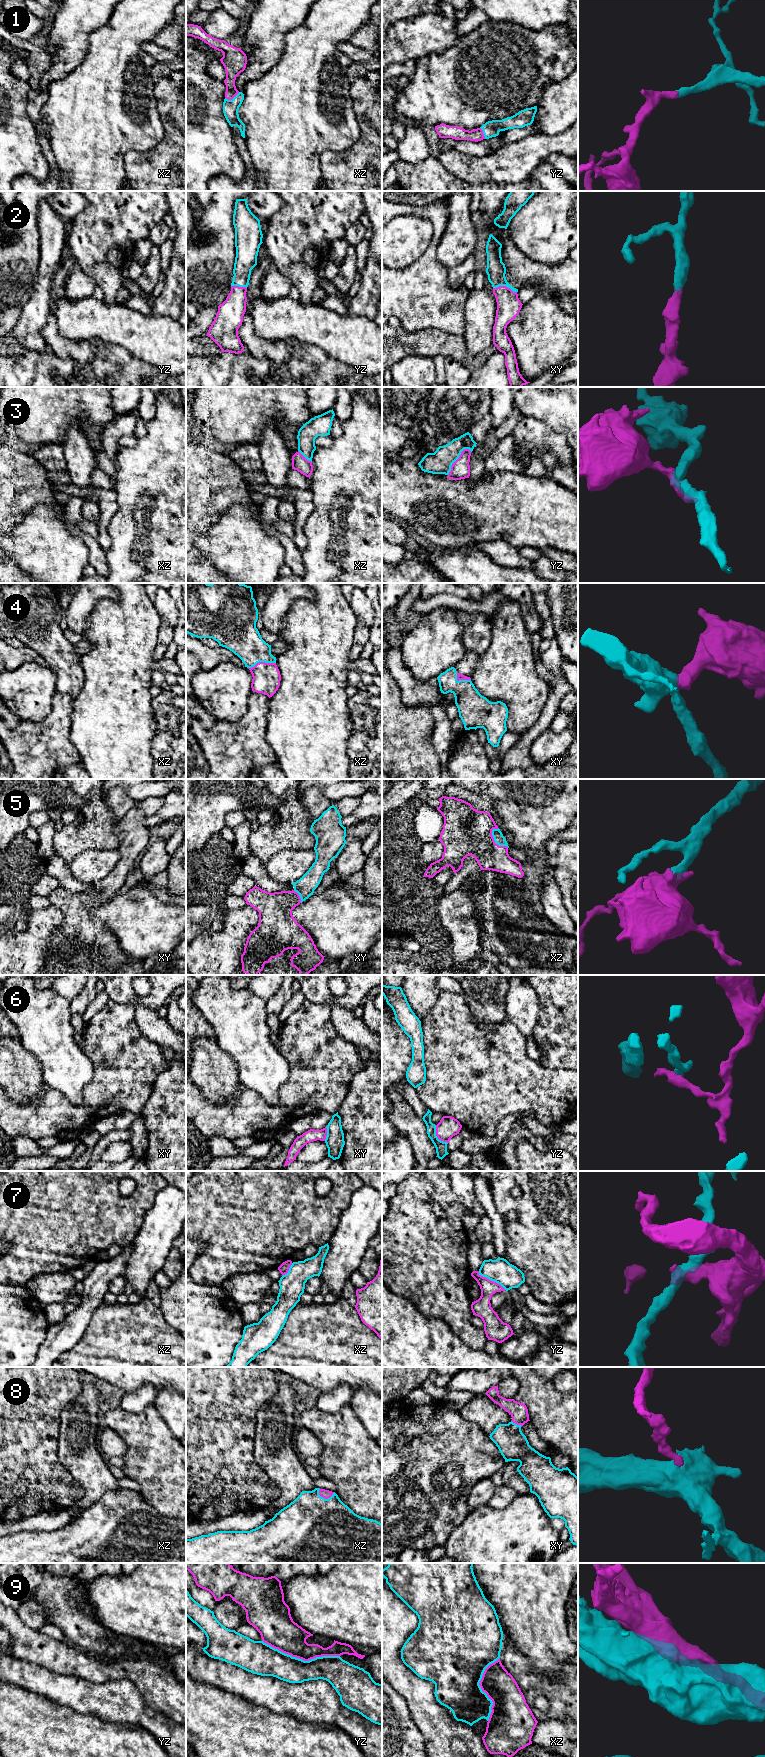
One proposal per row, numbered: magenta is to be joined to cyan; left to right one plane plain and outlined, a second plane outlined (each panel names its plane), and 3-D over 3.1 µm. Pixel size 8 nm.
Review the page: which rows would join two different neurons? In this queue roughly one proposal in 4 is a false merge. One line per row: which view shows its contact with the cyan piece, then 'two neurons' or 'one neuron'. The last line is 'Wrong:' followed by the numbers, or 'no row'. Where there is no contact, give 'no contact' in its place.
1: meets cyan in xz; one neuron
2: meets cyan in xy; one neuron
3: meets cyan in yz; two neurons
4: meets cyan in xz; one neuron
5: meets cyan in xz; one neuron
6: meets cyan in yz; two neurons
7: meets cyan in yz; two neurons
8: meets cyan in xz; one neuron
9: meets cyan in yz; two neurons
Wrong: 3, 6, 7, 9

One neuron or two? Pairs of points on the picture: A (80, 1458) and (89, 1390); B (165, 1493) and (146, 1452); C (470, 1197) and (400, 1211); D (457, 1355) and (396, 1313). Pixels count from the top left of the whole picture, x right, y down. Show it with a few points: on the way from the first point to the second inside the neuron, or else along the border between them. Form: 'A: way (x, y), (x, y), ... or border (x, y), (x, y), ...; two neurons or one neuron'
A: way (78, 1441), (79, 1421), (85, 1407); one neuron
B: way (165, 1483), (165, 1471), (156, 1462); one neuron
C: border (450, 1181), (452, 1190), (465, 1208); two neurons
D: way (441, 1355), (435, 1355), (409, 1329); one neuron

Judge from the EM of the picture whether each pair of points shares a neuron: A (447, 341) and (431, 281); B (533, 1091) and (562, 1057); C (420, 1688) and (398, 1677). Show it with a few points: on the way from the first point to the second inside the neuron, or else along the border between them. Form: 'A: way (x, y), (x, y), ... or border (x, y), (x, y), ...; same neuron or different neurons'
A: border (421, 329), (438, 328), (462, 336); different neurons
B: border (538, 1061), (547, 1068), (567, 1069); different neurons
C: way (415, 1688), (412, 1688), (403, 1680); same neuron

